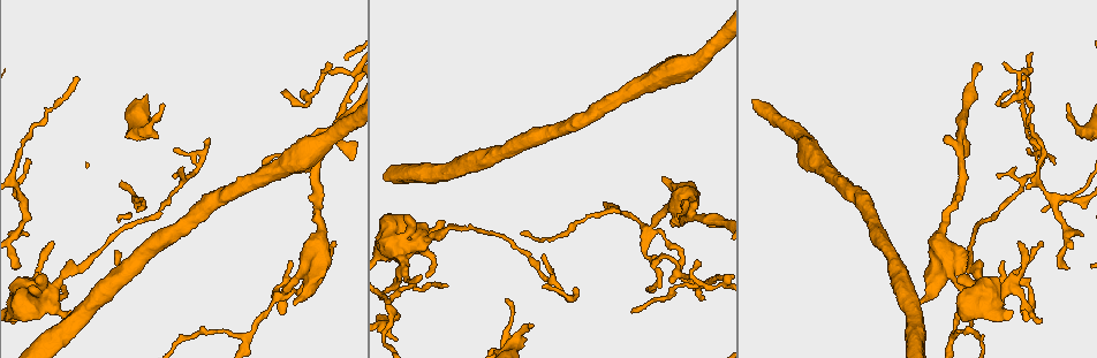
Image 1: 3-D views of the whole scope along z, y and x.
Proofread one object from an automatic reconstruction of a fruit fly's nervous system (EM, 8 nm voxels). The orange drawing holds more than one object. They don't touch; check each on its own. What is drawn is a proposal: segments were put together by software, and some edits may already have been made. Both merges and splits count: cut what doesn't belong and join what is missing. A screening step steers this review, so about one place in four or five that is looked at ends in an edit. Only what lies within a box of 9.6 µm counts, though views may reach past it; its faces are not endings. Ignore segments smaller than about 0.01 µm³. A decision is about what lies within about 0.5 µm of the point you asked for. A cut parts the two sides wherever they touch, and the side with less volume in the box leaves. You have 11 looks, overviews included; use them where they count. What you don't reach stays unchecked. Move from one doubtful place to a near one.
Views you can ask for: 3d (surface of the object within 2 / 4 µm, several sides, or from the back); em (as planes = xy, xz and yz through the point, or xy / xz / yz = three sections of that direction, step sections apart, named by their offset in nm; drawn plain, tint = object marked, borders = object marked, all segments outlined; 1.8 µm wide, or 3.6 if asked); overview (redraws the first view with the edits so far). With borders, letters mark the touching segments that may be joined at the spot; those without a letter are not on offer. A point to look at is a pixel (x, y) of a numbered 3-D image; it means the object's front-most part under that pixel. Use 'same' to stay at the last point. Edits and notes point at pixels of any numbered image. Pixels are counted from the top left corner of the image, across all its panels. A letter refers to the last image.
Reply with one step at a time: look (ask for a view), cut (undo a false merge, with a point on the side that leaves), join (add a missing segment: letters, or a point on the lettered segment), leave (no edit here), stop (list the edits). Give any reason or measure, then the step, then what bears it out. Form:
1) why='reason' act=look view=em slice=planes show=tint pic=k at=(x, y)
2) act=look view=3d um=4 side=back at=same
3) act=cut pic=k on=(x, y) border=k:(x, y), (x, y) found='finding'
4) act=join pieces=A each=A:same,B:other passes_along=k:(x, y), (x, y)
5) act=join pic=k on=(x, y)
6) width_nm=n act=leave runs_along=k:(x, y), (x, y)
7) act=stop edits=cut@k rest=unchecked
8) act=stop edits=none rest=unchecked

why='free end' act=look view=3d um=2 pic=1 at=(530, 324)

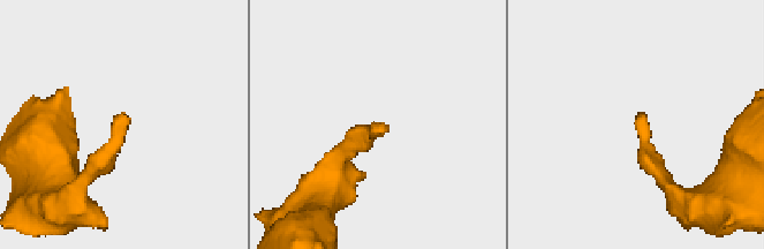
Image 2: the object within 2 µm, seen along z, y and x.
act=look view=em slice=xy step=16 show=tint pic=2 at=(383, 129)

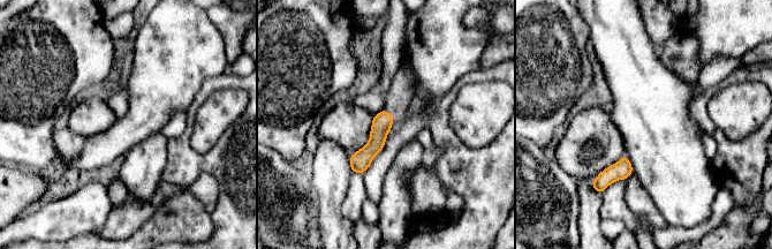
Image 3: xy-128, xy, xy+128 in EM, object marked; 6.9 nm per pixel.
act=look view=em slice=yz step=4 show=borders at=same

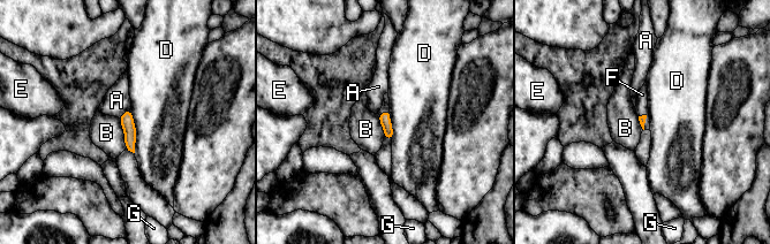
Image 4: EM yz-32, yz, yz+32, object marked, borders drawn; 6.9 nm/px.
act=join pieces=F each=A:other,B:other,D:other,E:other,F:same,G:other passes_along=4:(384, 117), (384, 112), (385, 106) found='it goes on there'

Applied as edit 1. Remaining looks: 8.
why='see it whole again' act=look view=overview

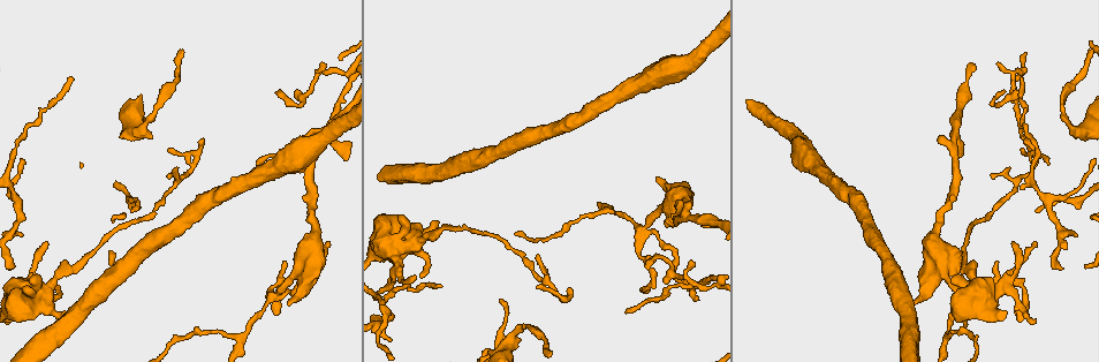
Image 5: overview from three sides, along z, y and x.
why='thin end' act=look view=3d um=2 pic=5 at=(499, 299)

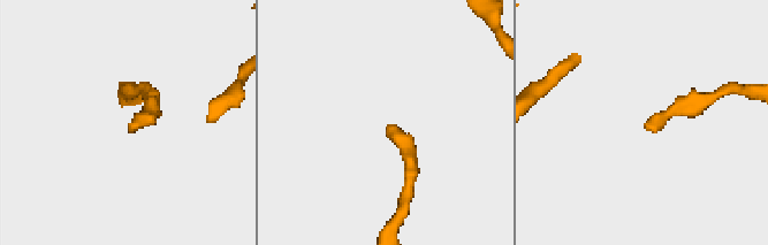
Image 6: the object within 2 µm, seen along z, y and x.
why='now the EM' act=look view=em slice=planes show=borders pic=6 at=(135, 122)

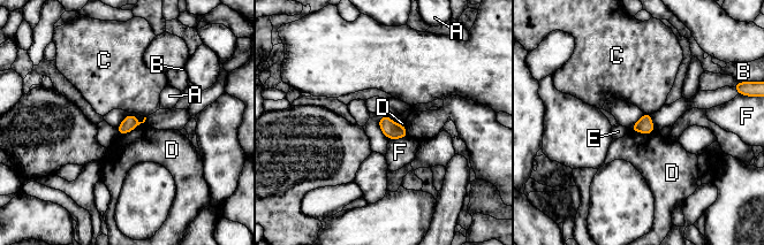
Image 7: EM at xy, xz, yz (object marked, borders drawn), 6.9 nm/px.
act=leave each=A:other,B:other,C:other,D:other,E:other,F:other border=7:(144, 121), (131, 130), (119, 135) found='no lettered segment goes on from it'

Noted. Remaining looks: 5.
act=look view=em slice=yz step=8 show=borders pic=5 at=(413, 276)

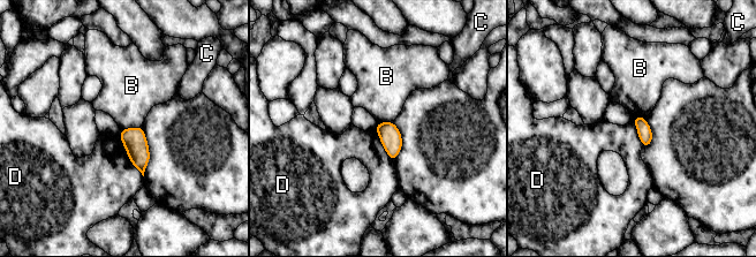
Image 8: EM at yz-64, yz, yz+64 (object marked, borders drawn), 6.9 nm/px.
why='another direction' act=look view=em slice=planes show=borders at=same

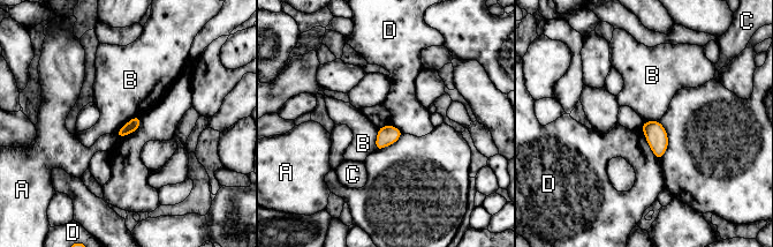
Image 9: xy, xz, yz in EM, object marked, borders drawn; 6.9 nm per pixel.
longest_contact=D:220nm act=leave each=A:other,B:other,C:other,D:other border=9:(141, 117), (135, 131), (118, 137) found='none of them fits'

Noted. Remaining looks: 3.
why='branch stops here' act=look view=em slice=planes show=borders pic=5 at=(169, 174)

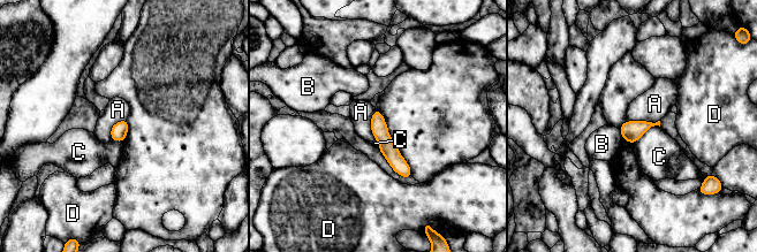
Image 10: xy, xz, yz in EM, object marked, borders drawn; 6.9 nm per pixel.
act=leave each=A:other,B:other,C:other,D:other runs_along=10:(376, 114), (386, 146), (408, 174) found='none of them fits'

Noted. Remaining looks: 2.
why='an open end' act=look view=3d um=2 side=back pic=5 at=(330, 242)

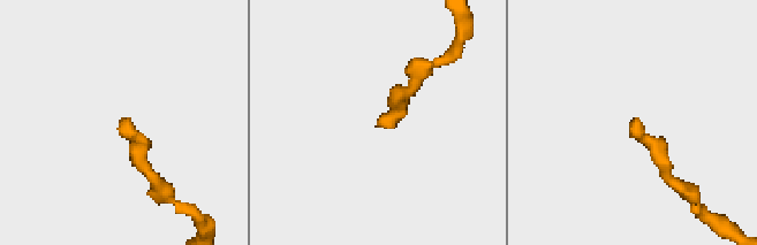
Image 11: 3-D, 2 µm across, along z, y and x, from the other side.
why='need the tissue' act=look view=em slice=planes show=borders pic=11 at=(379, 123)

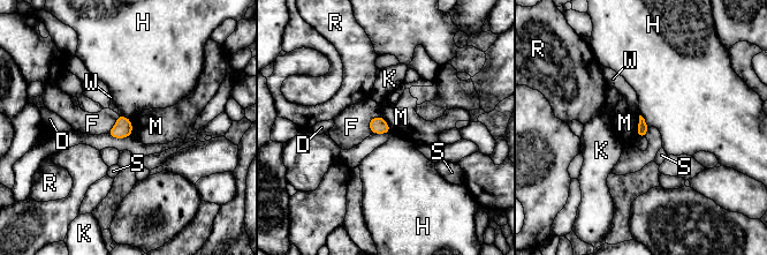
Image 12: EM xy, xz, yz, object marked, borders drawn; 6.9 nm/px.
longest_contact=M:150nm act=leave each=D:other,F:other,H:other,K:other,M:other,R:other,S:other,W:other border=12:(639, 115), (637, 125), (638, 136) found='none of them fits'

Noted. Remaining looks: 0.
act=stop edits=join@4 rest=unchecked

